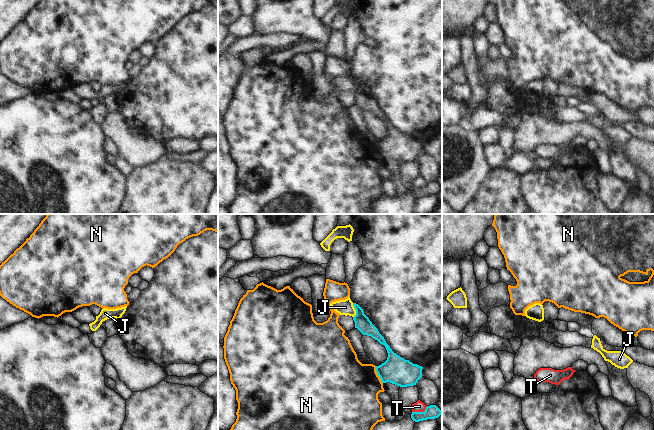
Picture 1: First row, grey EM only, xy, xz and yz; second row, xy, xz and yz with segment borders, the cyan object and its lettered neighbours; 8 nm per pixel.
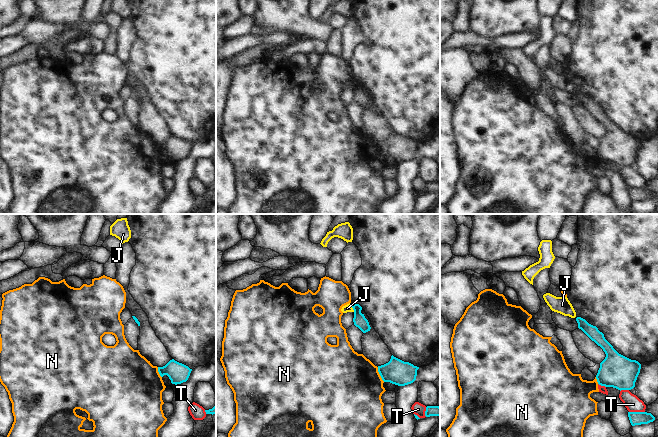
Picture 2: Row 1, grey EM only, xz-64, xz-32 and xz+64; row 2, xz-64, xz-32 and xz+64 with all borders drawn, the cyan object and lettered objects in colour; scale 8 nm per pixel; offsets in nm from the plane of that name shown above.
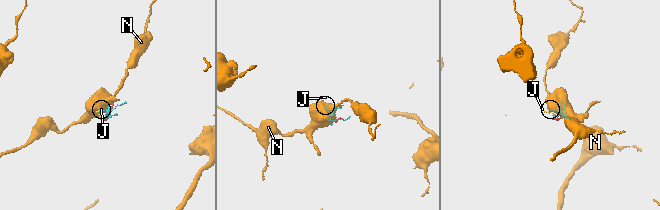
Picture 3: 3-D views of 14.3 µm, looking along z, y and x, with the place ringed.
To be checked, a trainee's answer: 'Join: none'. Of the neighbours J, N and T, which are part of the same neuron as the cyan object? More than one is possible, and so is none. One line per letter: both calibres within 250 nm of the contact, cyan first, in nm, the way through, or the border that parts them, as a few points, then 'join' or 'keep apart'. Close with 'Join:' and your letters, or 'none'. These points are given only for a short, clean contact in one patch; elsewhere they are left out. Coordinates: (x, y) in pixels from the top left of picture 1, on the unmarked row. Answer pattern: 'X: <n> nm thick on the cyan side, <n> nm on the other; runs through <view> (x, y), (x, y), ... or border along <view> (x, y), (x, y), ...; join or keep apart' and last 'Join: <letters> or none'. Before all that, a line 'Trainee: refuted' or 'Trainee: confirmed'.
Trainee: confirmed
J: 120 nm thick on the cyan side, 130 nm on the other; border along xz (352, 79), (355, 85), (353, 93); keep apart
N: 220 nm thick on the cyan side, 440 nm on the other; keep apart
T: 110 nm thick on the cyan side, 90 nm on the other; keep apart
Join: none

